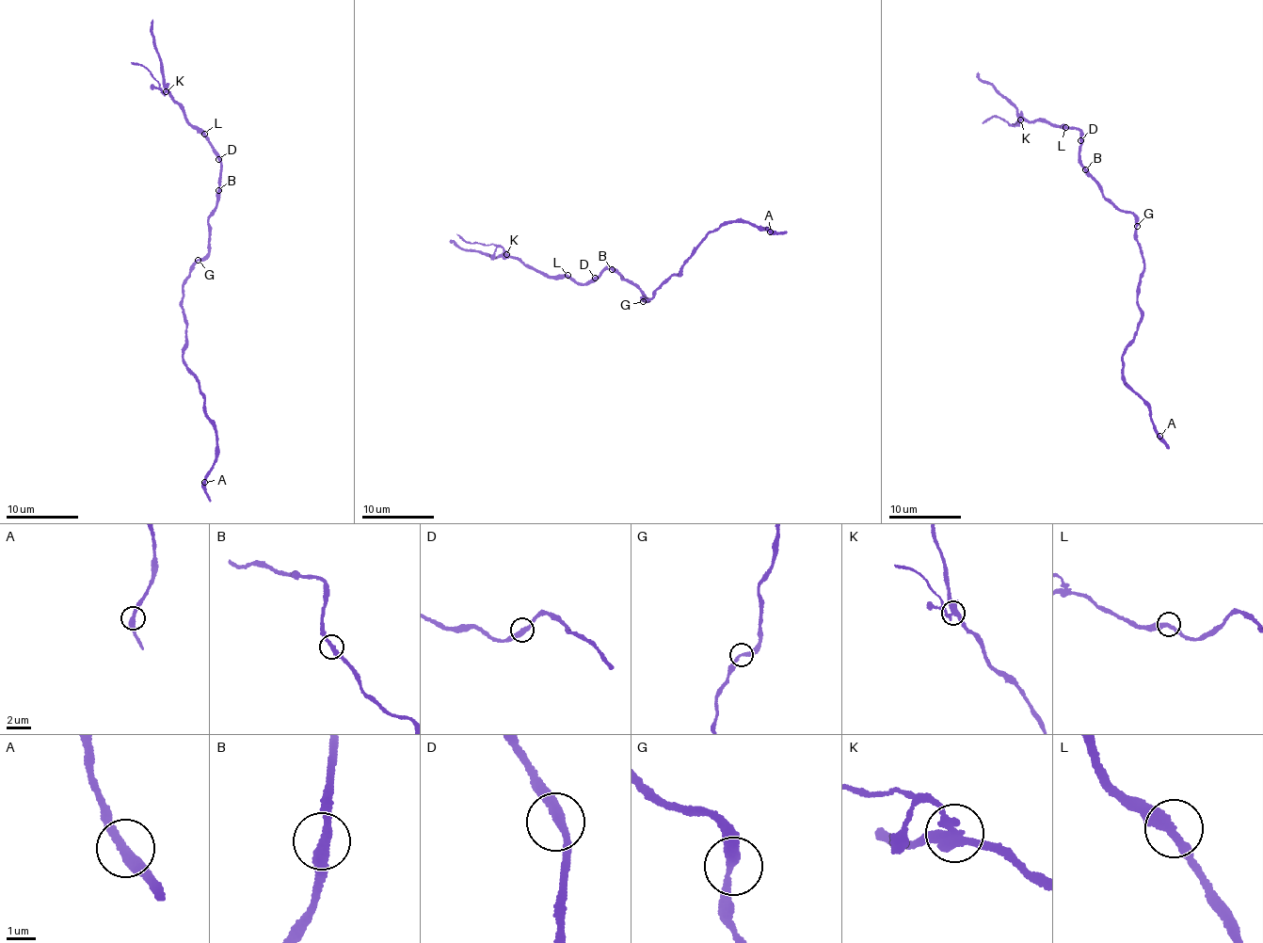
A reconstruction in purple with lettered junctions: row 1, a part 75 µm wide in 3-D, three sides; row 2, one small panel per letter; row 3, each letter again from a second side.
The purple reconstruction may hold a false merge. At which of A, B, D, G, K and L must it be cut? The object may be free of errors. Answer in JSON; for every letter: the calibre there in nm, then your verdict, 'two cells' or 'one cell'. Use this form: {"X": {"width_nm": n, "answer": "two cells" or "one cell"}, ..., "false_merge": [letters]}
{"A": {"width_nm": 360, "answer": "one cell"}, "B": {"width_nm": 340, "answer": "one cell"}, "D": {"width_nm": 340, "answer": "one cell"}, "G": {"width_nm": 280, "answer": "one cell"}, "K": {"width_nm": 340, "answer": "two cells"}, "L": {"width_nm": 360, "answer": "one cell"}, "false_merge": ["K"]}

